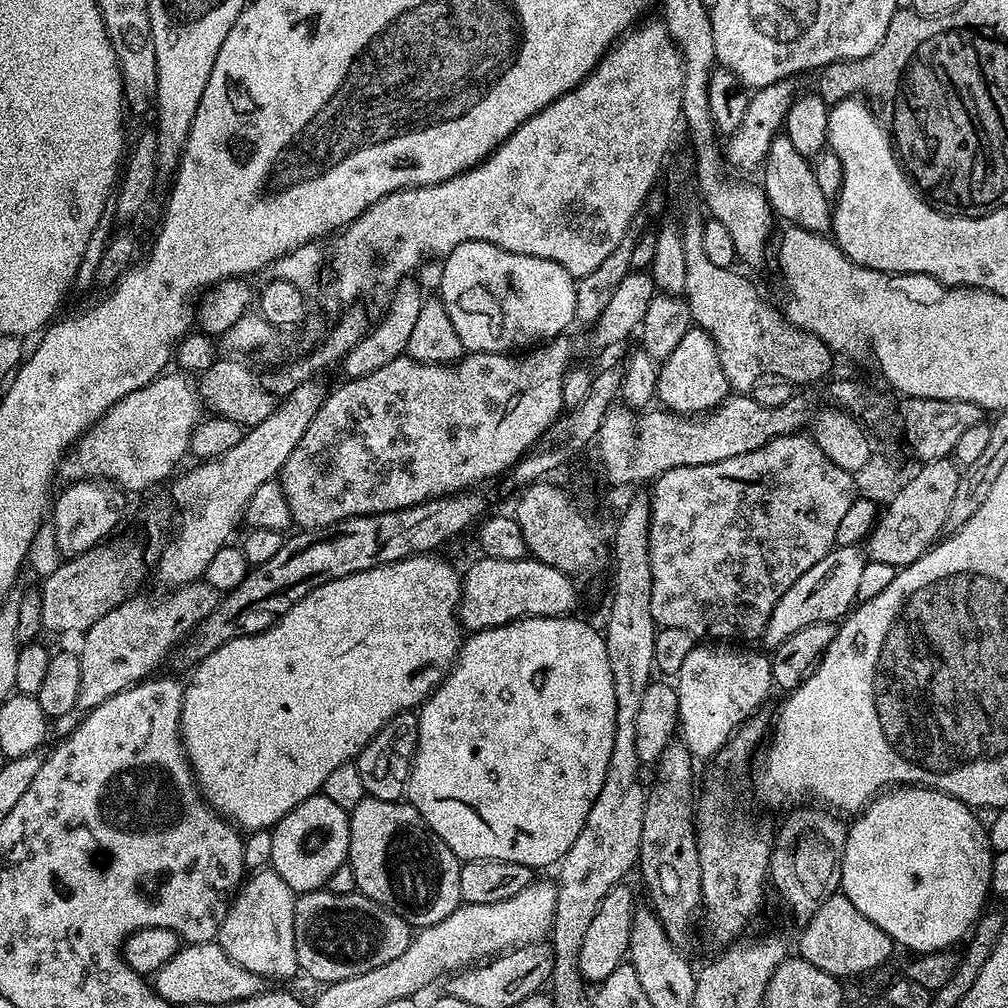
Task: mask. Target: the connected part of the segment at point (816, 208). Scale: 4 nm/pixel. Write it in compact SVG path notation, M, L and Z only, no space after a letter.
M777 134L770 142L768 158L762 165L764 196L770 202L773 213L784 222L791 222L797 228L805 228L811 232L827 233L832 226L833 205L822 194L818 187L818 178L814 178L812 164L798 150L794 150L790 138Z

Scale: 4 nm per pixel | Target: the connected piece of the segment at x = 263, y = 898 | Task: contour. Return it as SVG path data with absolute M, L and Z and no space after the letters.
M256 870L241 883L232 897L228 913L220 923L218 943L222 950L238 966L254 974L276 980L297 975L296 951L294 950L294 906L297 893L271 870Z

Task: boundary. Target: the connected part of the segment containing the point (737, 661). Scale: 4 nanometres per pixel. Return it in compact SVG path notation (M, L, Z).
M724 642L693 645L674 686L679 694L678 724L683 739L694 743L704 737L704 750L712 755L719 753L740 724L761 709L760 704L774 688L771 659L765 653L734 648Z

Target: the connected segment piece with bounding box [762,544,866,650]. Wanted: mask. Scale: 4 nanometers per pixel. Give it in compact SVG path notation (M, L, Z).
M854 544L833 547L826 558L822 558L822 562L814 562L814 566L810 566L810 570L806 570L806 574L802 574L802 578L798 578L798 582L794 582L794 586L790 586L782 598L778 598L762 637L764 648L777 648L786 642L786 638L790 638L790 634L798 634L798 630L811 624L832 624L847 617L857 603L858 581L865 563L865 553Z

